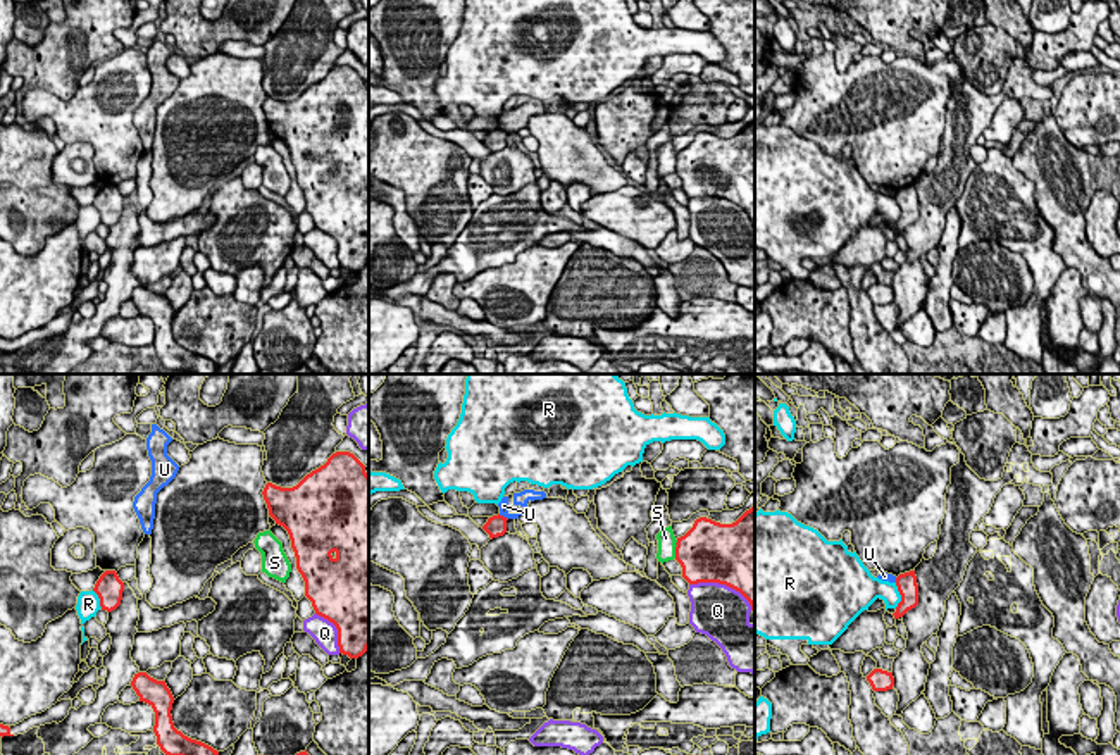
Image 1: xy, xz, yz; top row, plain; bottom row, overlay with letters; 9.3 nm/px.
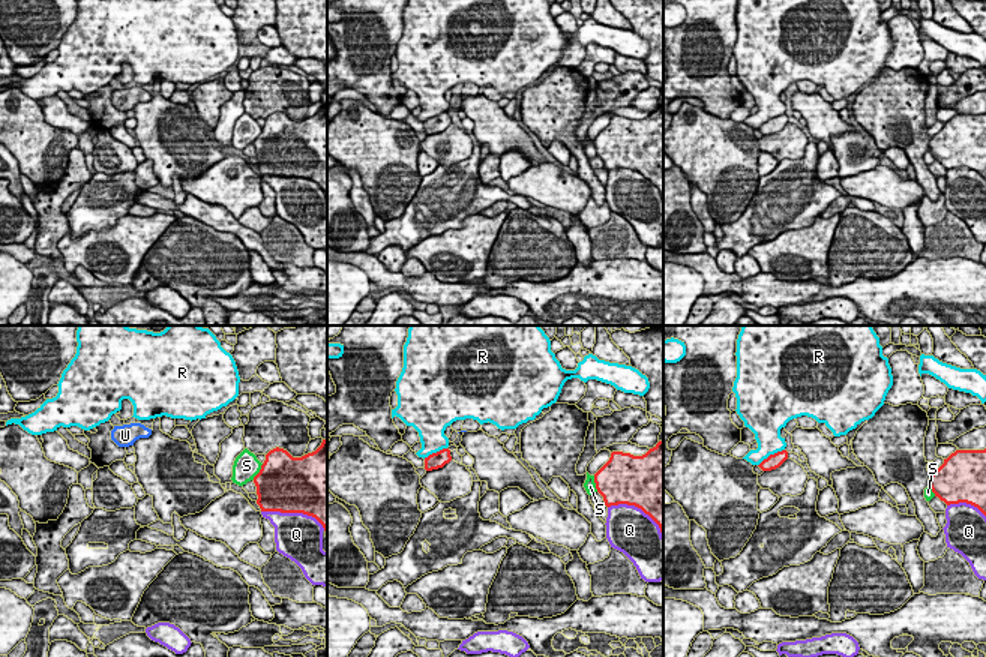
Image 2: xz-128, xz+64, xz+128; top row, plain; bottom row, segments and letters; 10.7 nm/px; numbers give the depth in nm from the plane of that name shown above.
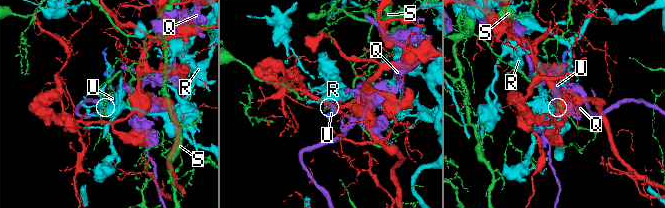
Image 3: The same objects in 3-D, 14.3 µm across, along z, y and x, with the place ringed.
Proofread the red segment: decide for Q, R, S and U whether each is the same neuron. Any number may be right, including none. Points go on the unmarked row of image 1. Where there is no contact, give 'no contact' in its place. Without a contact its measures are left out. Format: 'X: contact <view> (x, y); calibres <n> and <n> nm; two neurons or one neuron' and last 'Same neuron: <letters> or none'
Q: contact xz (722, 197); calibres 500 and 480 nm; two neurons
R: contact yz (900, 207); calibres 190 and 200 nm; two neurons
S: contact xz (676, 162); calibres 480 and 160 nm; two neurons
U: contact xz (502, 130); calibres 190 and 100 nm; two neurons
Same neuron: none

